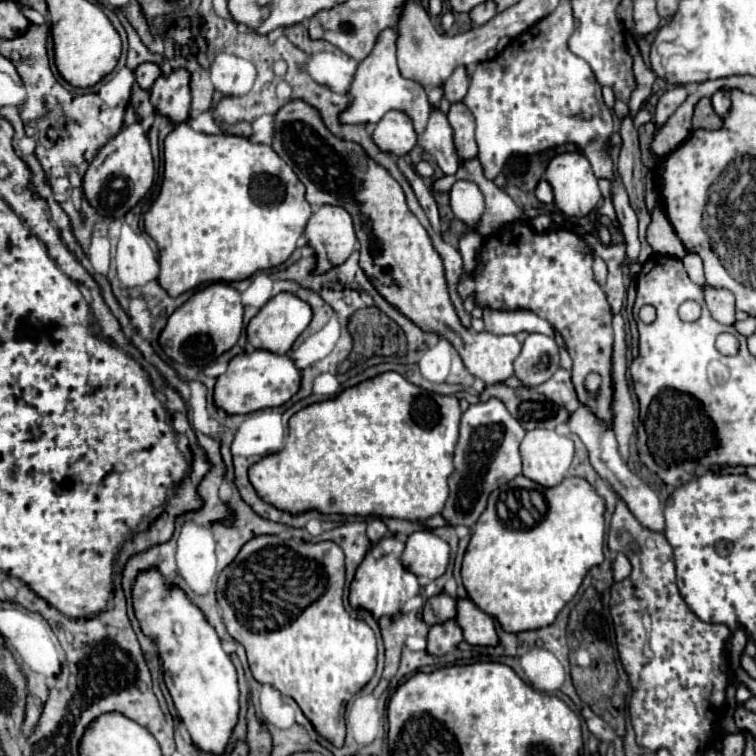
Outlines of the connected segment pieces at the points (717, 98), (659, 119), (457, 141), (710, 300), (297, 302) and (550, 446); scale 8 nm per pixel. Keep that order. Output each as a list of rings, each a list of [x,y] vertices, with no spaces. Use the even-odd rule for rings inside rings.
[[[718,90],[714,96],[712,96],[712,106],[714,106],[714,112],[718,116],[724,116],[730,108],[730,96],[724,92],[724,90]]]
[[[676,86],[672,90],[666,90],[660,100],[658,100],[658,106],[656,106],[656,112],[654,112],[654,124],[656,128],[662,128],[666,124],[666,120],[676,112],[676,108],[686,100],[688,92],[684,86]]]
[[[456,102],[450,106],[448,122],[452,126],[452,138],[454,148],[460,158],[460,162],[476,158],[476,140],[474,140],[474,116],[472,112],[462,104]]]
[[[704,284],[704,298],[708,304],[708,310],[714,320],[720,320],[722,324],[734,324],[734,296],[726,288],[712,288]]]
[[[282,292],[278,296],[274,296],[272,300],[268,300],[260,312],[248,322],[246,326],[246,338],[248,342],[256,348],[256,350],[268,350],[268,352],[274,352],[274,354],[286,354],[294,340],[304,332],[304,328],[310,324],[312,320],[312,310],[306,302],[302,302],[300,298],[288,294],[288,292]]]
[[[534,428],[524,436],[520,444],[520,456],[522,474],[526,478],[544,488],[554,488],[568,474],[574,456],[574,444],[554,430]]]

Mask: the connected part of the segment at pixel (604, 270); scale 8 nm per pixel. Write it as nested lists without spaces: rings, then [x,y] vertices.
[[[594,257],[593,273],[595,280],[601,286],[603,286],[606,283],[606,279],[608,276],[608,268],[604,260],[602,260],[600,257]]]

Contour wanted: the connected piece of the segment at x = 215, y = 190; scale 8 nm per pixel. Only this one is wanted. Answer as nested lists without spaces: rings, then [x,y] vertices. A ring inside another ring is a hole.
[[[180,122],[164,140],[164,180],[160,196],[144,214],[144,230],[160,250],[158,284],[170,296],[180,296],[204,282],[236,282],[250,278],[258,270],[286,262],[312,216],[304,192],[304,184],[270,146],[252,144],[246,138],[230,134],[200,134],[188,122]]]

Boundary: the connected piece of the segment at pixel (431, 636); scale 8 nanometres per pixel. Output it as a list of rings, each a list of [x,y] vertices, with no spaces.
[[[448,620],[444,624],[432,626],[426,640],[428,640],[428,646],[426,646],[428,654],[444,656],[450,650],[454,650],[464,638],[462,638],[462,632],[460,632],[458,624],[454,620]]]

